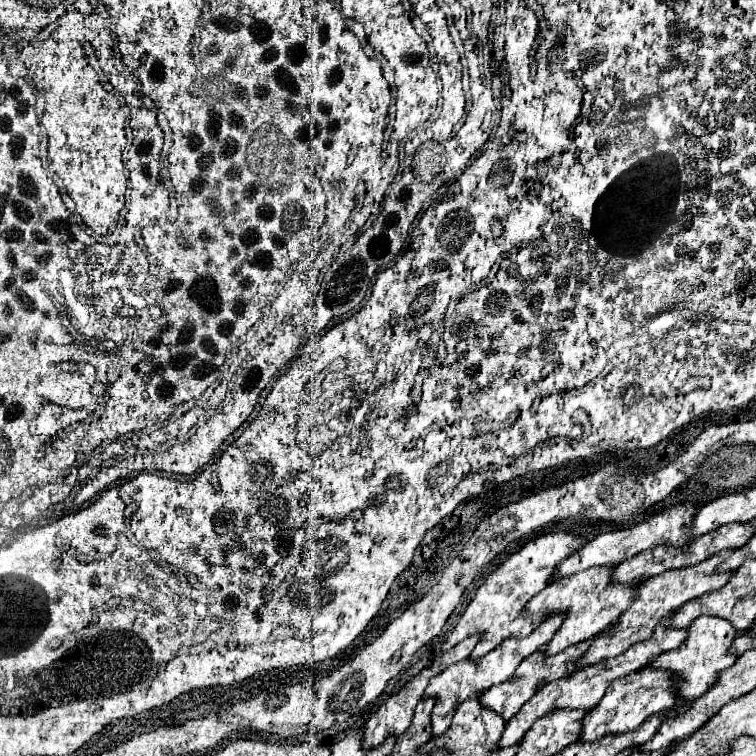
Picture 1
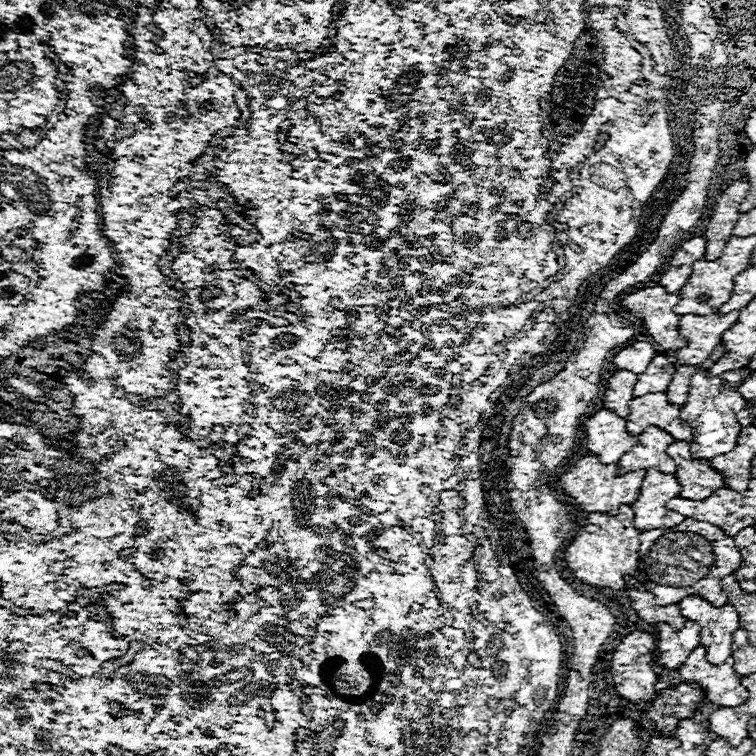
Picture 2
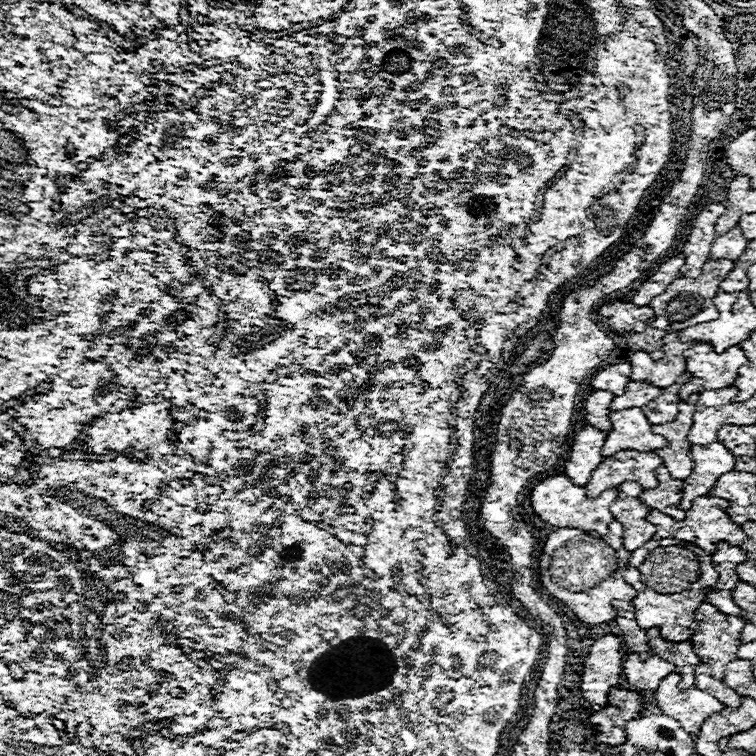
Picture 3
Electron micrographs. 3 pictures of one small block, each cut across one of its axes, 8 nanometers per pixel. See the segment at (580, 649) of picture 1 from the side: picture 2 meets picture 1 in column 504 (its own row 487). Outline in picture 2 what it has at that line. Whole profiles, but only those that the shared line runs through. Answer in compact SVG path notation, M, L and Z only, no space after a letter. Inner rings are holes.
M674 442L668 446L666 454L678 464L678 470L674 472L676 480L680 482L682 490L680 496L686 500L704 500L708 494L714 494L718 488L722 488L722 478L716 474L708 462L696 462L690 456L690 442Z

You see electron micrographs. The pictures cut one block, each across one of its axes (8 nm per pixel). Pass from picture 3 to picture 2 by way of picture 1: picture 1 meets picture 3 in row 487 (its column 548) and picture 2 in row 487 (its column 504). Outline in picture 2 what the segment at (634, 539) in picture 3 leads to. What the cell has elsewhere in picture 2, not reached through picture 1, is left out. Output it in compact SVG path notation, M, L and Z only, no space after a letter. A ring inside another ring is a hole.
M646 470L646 476L640 486L640 494L632 504L634 528L640 532L656 528L678 526L684 518L666 508L670 498L680 494L680 484L670 474L660 474L658 470Z

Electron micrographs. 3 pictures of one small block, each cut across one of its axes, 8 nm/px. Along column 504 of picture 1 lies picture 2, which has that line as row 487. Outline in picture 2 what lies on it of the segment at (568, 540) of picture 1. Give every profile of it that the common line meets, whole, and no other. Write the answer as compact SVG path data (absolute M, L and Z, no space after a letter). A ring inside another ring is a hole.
M592 454L592 456L584 456L578 462L574 462L560 476L560 486L562 486L566 496L574 498L576 504L580 504L580 508L584 512L602 512L602 514L608 514L608 516L616 516L620 504L634 504L636 502L644 474L646 472L638 470L638 472L632 472L632 474L616 476L616 464L604 466L600 462L600 458L596 454Z

